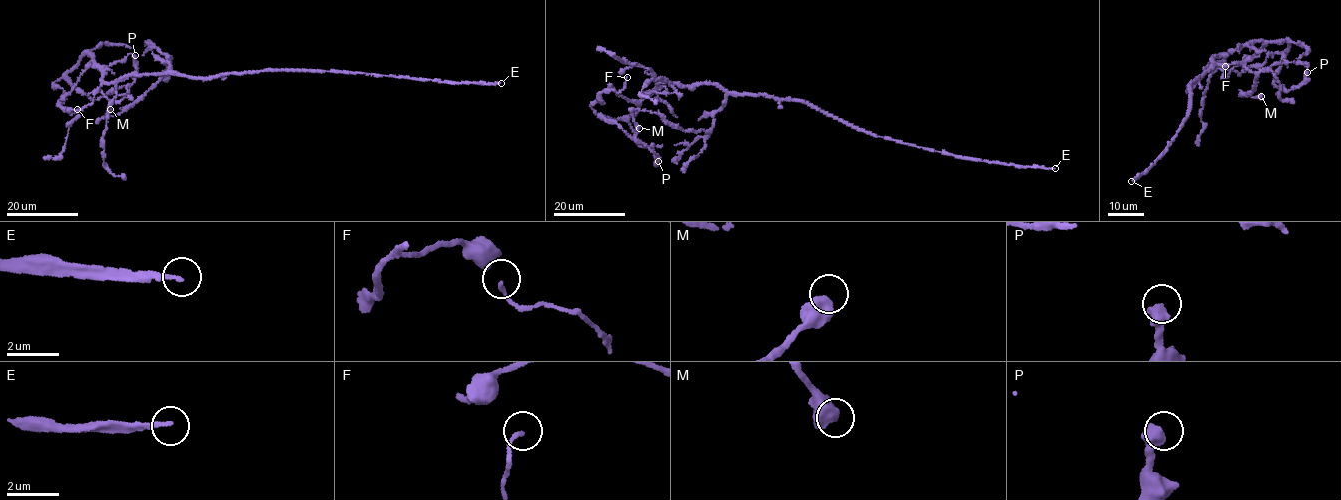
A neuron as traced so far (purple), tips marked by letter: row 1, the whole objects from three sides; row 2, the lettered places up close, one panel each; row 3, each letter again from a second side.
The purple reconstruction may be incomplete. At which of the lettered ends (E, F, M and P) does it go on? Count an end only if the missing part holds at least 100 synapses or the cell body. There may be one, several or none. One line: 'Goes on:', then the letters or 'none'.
Goes on: E

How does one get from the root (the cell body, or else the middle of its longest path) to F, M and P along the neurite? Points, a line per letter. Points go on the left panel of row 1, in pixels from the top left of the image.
F: (198, 77), (164, 72), (104, 81), (84, 53), (53, 84), (63, 91), (62, 108), (77, 109)
M: (198, 77), (172, 73), (167, 61), (168, 68), (161, 79), (133, 104), (119, 114), (98, 119), (110, 109)
P: (198, 77), (164, 72), (104, 81), (88, 53), (67, 77), (91, 98), (100, 99), (135, 80), (135, 55)

